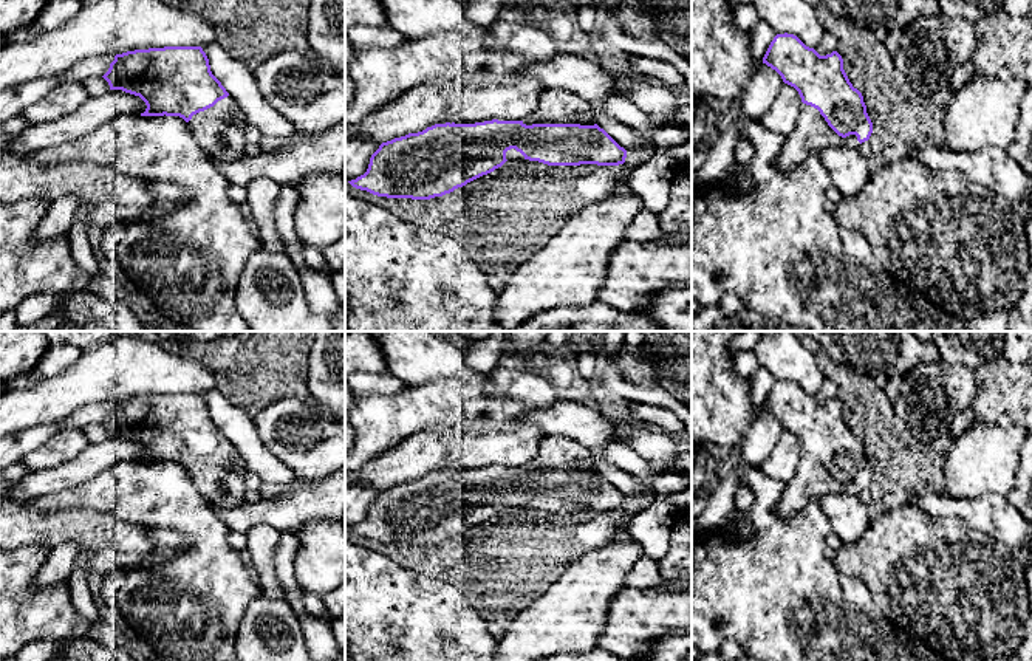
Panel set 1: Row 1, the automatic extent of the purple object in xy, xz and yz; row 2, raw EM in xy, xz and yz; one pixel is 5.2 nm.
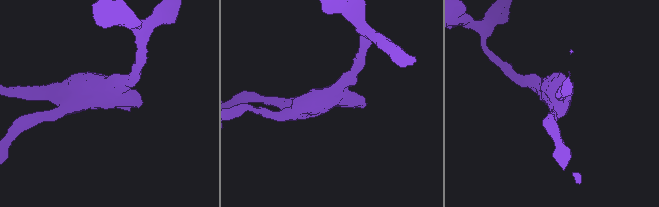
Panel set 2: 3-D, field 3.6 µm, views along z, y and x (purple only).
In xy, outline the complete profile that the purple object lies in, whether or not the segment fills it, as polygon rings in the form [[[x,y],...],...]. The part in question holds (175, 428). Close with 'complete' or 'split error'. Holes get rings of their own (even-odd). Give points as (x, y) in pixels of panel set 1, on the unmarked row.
[[[164,393],[116,401],[102,424],[108,429],[110,437],[139,443],[147,452],[141,463],[183,464],[196,491],[215,508],[237,508],[244,502],[246,463],[212,421],[201,393]]]; split error

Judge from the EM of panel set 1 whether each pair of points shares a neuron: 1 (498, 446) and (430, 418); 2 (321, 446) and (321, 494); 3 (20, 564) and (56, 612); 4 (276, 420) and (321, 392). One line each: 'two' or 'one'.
1: one
2: two
3: one
4: two

